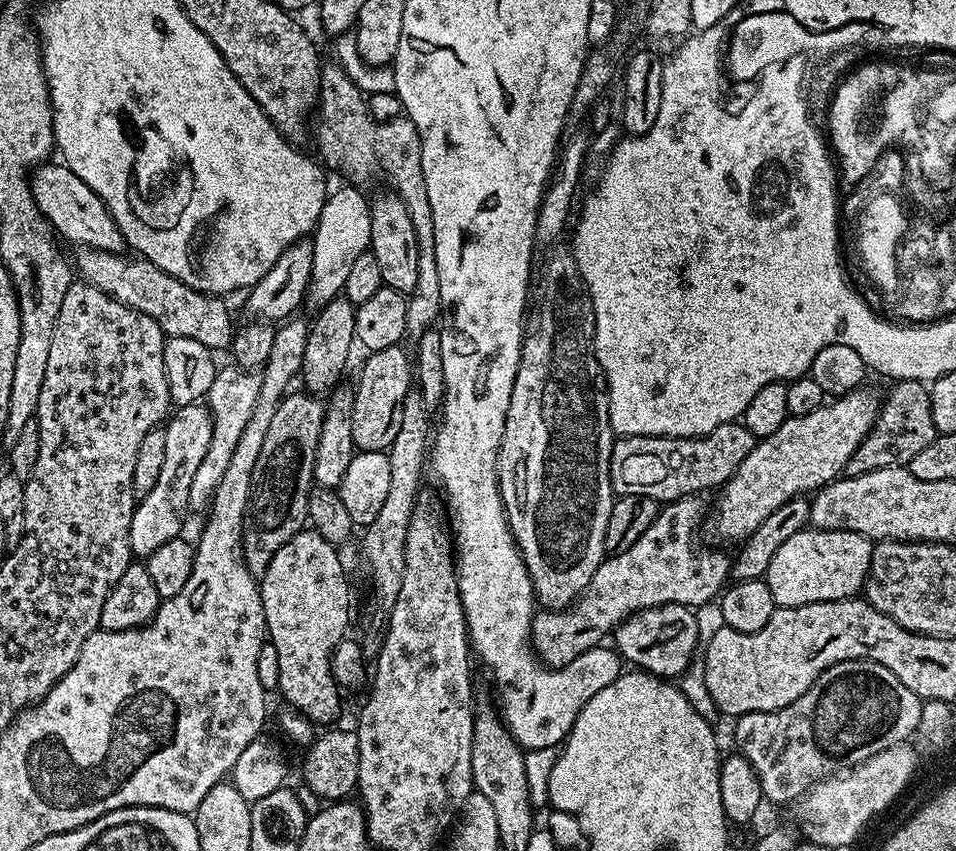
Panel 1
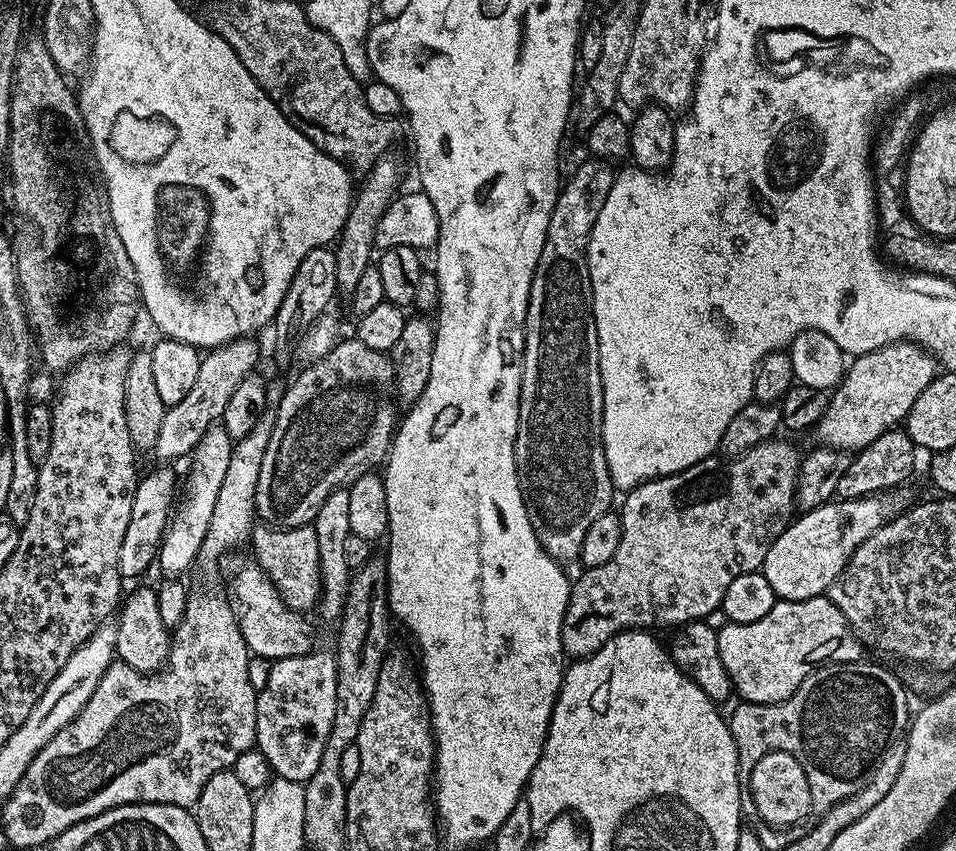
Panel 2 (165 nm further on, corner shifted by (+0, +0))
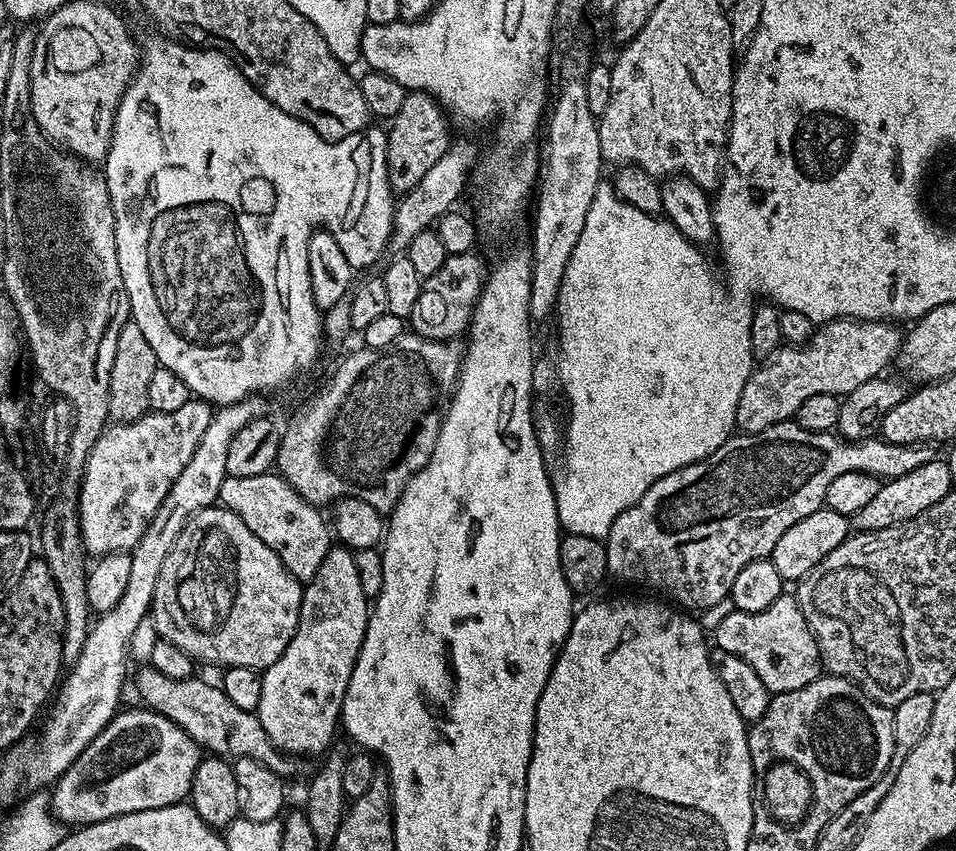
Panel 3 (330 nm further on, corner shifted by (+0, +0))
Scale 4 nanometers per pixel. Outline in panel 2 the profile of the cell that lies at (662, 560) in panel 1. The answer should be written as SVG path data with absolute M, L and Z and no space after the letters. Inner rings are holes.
M781 438L767 440L765 444L754 446L735 458L709 458L690 466L681 472L675 472L669 476L657 476L655 480L647 480L645 484L638 485L631 489L624 500L624 505L618 508L620 521L622 522L622 538L618 538L618 550L614 550L614 558L597 568L584 568L581 576L575 577L572 584L570 602L566 606L566 614L562 622L562 646L569 657L579 658L589 656L598 651L610 637L618 635L619 632L629 630L652 630L664 628L667 624L671 626L683 626L692 620L703 620L704 616L710 614L715 608L721 607L724 602L726 590L730 582L738 578L738 574L755 572L763 569L766 550L774 546L774 542L785 532L788 525L794 519L796 506L796 479L800 470L801 453L796 453L792 444L787 444Z

